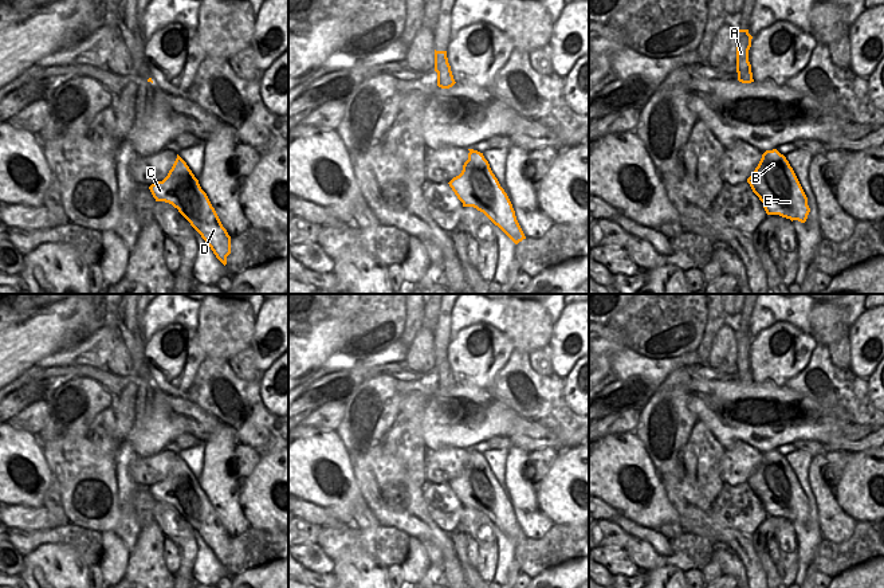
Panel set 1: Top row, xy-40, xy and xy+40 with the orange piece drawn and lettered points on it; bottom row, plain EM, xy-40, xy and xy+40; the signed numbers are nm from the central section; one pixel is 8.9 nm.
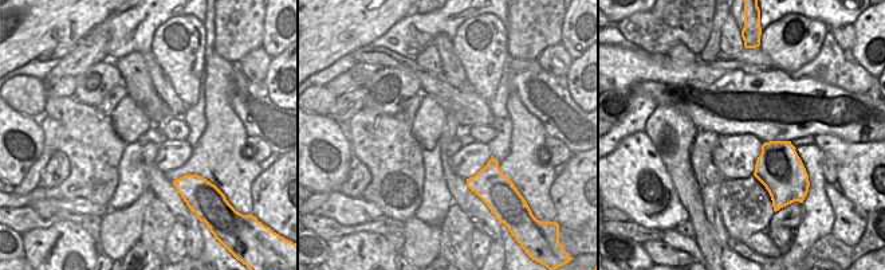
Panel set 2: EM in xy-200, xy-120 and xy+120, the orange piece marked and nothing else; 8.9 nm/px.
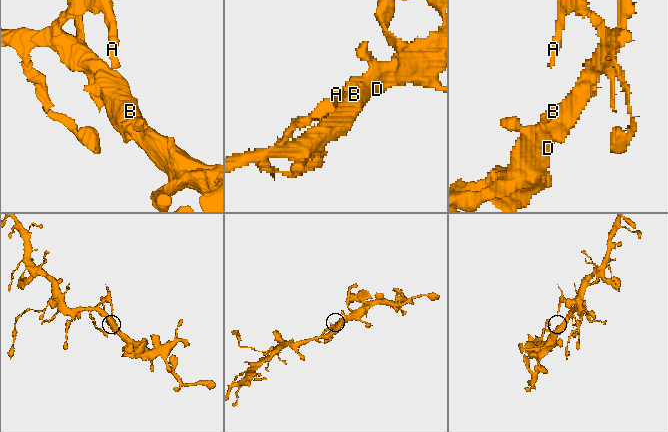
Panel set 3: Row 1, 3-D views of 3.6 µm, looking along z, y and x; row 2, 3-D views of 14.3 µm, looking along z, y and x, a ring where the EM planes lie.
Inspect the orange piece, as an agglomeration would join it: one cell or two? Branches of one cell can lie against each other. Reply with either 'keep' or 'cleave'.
cleave

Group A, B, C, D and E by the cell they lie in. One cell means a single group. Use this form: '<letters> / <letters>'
A / B C D E

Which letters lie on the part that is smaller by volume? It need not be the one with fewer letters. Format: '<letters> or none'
A.

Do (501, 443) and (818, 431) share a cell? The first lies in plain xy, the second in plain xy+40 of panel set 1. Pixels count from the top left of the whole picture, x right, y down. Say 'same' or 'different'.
different

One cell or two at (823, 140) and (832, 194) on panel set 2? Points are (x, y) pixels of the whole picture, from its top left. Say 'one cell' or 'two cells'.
two cells

